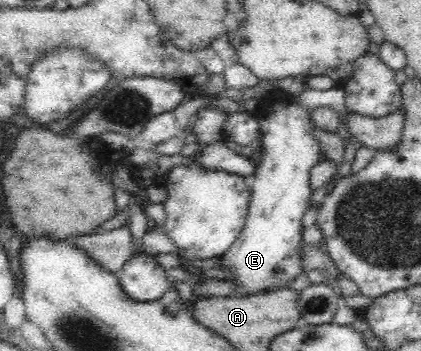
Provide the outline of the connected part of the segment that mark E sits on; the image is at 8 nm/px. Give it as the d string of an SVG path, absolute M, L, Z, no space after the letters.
M274 87L263 98L259 98L250 112L259 122L261 148L258 161L255 161L254 182L249 187L248 217L241 235L227 253L219 257L219 267L229 267L233 281L237 283L237 291L241 293L270 292L290 288L301 268L300 245L302 241L301 221L305 211L310 207L313 189L309 186L310 169L325 159L322 155L321 143L312 134L314 126L310 110L298 104L298 95L287 93L284 89Z

